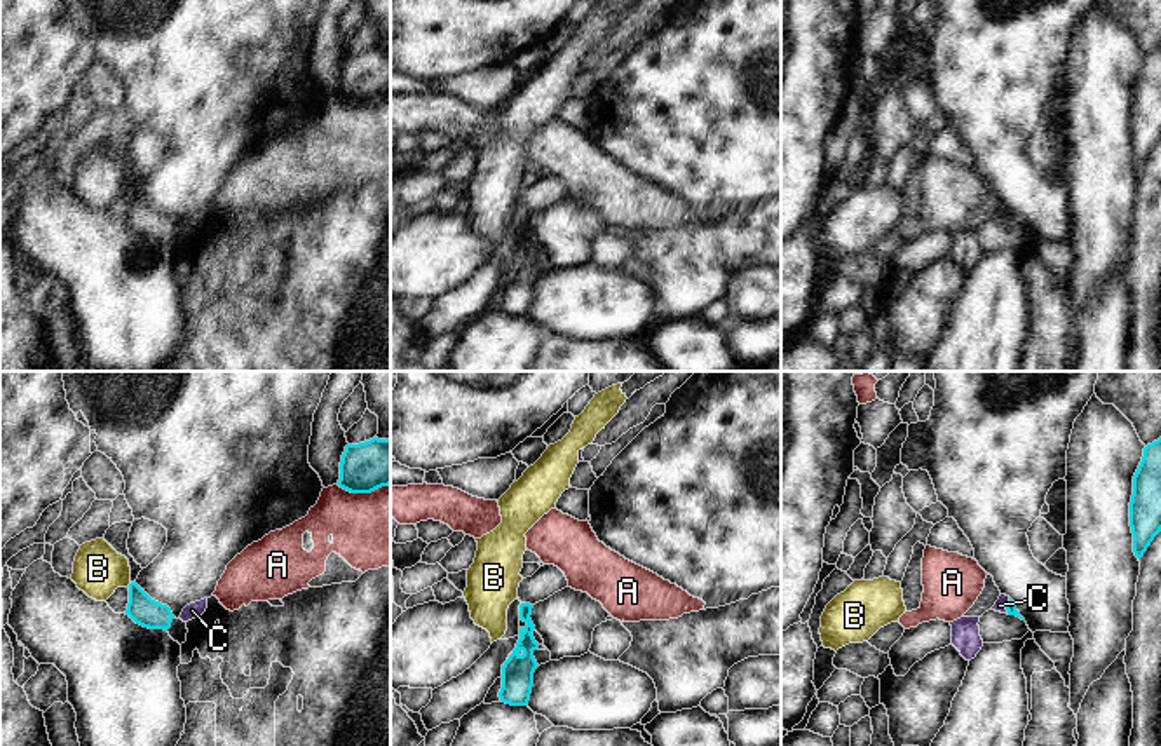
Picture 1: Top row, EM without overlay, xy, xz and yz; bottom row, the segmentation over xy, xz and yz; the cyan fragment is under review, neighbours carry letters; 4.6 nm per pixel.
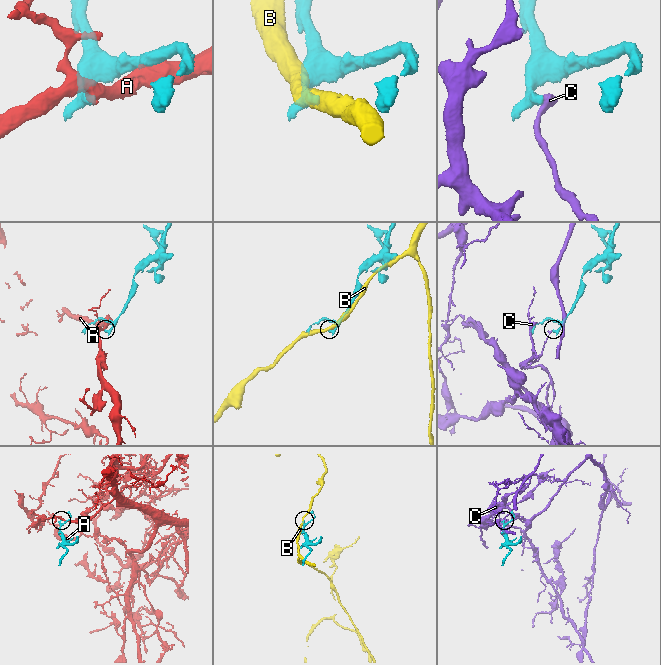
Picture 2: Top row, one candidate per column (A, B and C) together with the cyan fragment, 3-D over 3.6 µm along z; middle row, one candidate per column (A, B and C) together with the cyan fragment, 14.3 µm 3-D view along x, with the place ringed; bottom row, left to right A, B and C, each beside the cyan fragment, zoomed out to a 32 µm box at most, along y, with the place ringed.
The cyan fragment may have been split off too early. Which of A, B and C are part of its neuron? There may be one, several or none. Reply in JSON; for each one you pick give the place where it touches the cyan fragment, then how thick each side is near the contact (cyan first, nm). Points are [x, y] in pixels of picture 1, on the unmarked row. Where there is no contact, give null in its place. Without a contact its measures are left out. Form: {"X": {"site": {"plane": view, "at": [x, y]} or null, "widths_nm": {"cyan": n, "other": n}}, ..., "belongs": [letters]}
{"belongs": []}

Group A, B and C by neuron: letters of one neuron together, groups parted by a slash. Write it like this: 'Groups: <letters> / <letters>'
Groups: A / B / C

